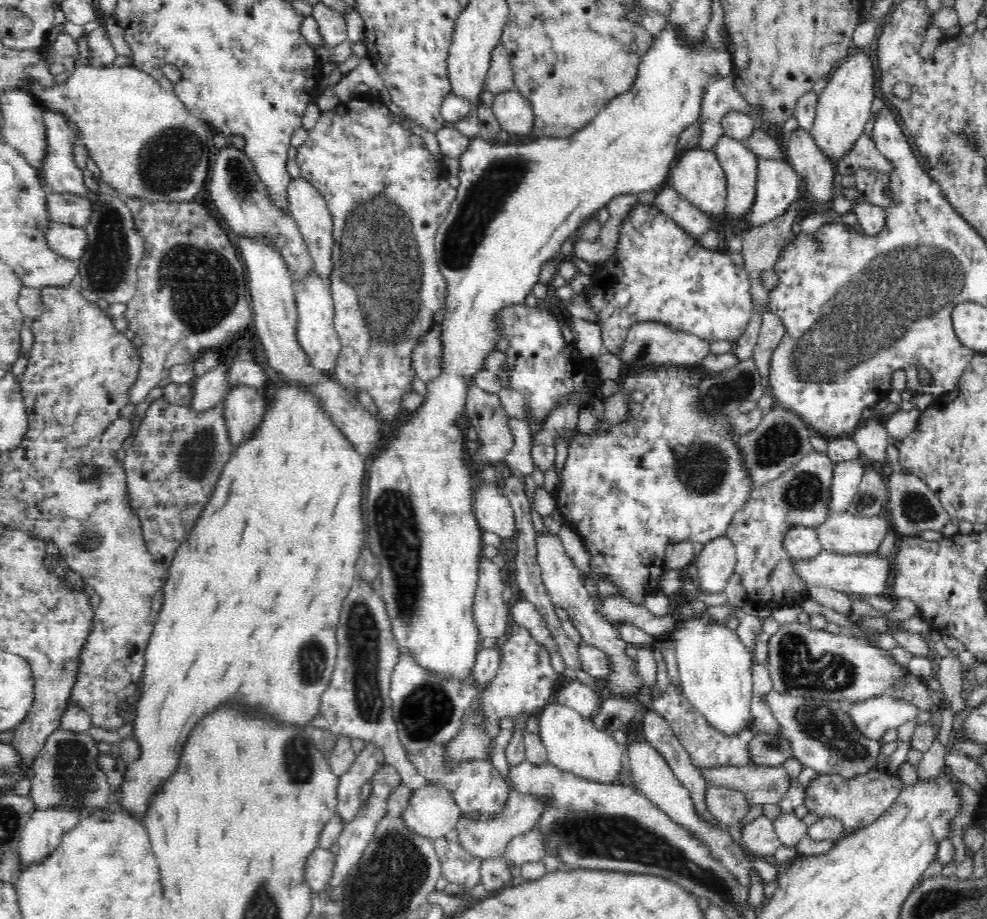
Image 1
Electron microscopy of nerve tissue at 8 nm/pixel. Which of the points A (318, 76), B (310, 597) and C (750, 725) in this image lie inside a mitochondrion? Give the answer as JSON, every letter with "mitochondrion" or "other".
{"A":"other","B":"other","C":"other"}

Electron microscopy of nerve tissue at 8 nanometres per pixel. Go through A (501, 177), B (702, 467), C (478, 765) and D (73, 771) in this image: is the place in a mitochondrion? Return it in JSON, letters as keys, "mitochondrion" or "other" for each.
{"A":"mitochondrion","B":"mitochondrion","C":"other","D":"mitochondrion"}

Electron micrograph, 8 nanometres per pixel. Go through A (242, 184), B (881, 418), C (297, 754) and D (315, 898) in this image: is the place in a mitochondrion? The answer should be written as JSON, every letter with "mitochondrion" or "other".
{"A":"mitochondrion","B":"other","C":"mitochondrion","D":"other"}

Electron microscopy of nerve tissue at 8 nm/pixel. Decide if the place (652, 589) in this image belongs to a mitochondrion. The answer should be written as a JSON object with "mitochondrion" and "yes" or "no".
{"mitochondrion":"no"}

